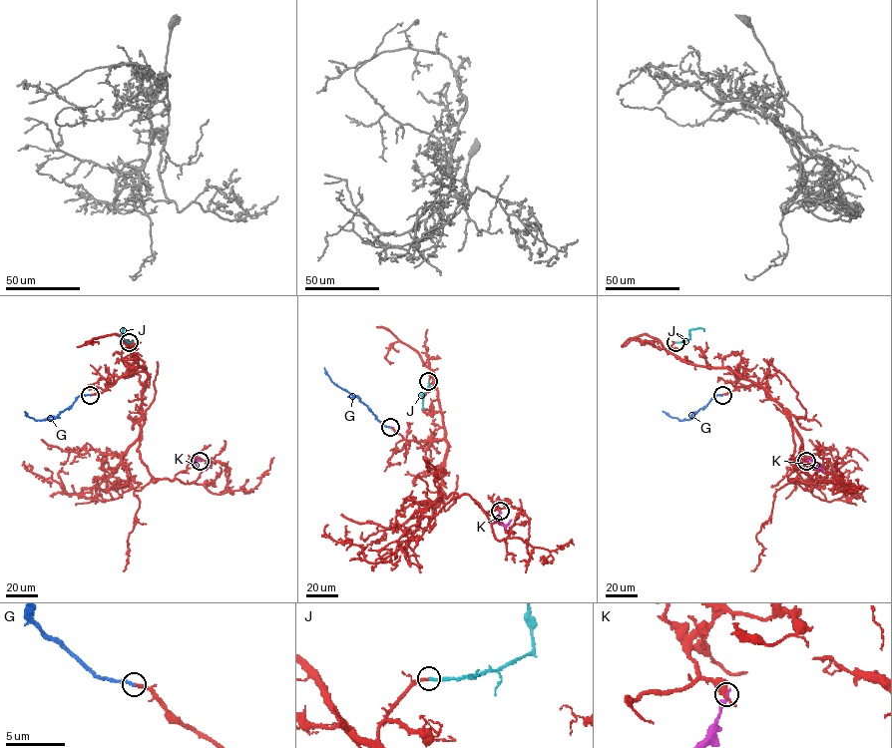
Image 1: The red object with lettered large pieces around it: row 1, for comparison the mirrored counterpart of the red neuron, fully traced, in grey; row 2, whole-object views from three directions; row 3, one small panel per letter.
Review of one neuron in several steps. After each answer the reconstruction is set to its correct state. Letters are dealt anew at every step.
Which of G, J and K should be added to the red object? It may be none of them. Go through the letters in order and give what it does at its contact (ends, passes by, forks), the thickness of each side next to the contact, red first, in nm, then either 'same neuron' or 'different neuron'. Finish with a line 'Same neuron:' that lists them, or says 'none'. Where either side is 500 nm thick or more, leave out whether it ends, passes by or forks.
G: it ends | 240/190 nm | different neuron
J: it ends | 180/190 nm | same neuron
K: 500/240 nm | different neuron
Same neuron: J

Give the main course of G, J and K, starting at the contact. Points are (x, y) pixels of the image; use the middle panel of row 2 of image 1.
G: (390, 427), (380, 422), (359, 398), (335, 384), (324, 367)
J: (429, 381), (427, 389), (420, 395), (421, 409)
K: (500, 512), (495, 520), (506, 525), (511, 520)

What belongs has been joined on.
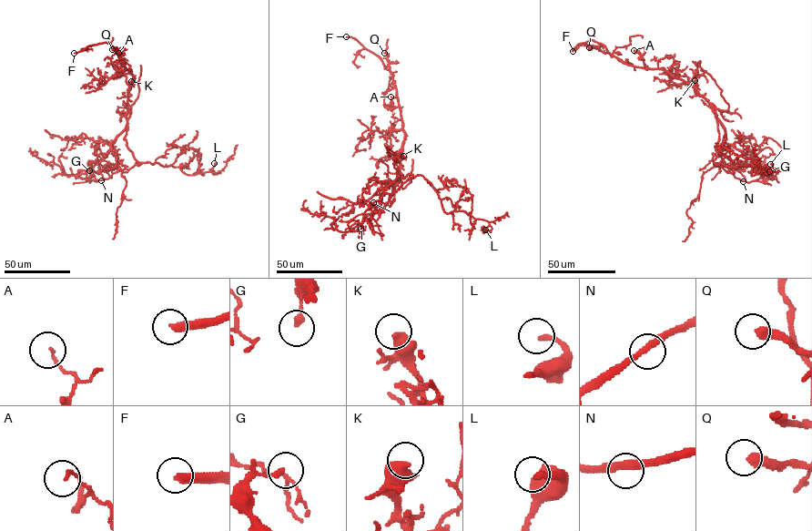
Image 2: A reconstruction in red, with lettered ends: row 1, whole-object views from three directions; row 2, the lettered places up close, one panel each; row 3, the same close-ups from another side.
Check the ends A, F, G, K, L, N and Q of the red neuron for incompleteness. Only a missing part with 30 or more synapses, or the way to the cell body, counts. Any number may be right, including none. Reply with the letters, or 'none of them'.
F, Q

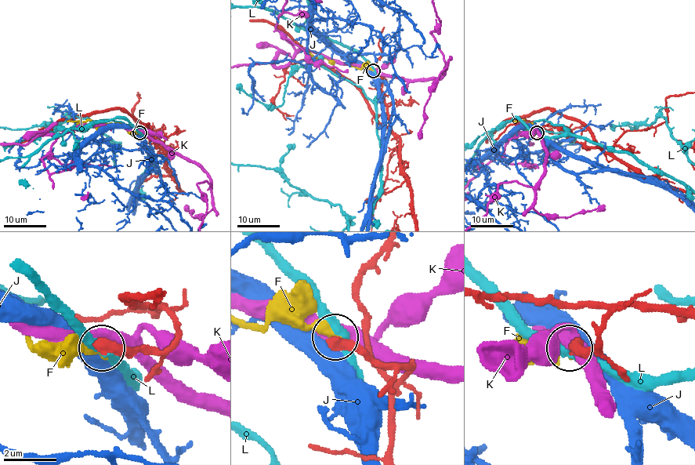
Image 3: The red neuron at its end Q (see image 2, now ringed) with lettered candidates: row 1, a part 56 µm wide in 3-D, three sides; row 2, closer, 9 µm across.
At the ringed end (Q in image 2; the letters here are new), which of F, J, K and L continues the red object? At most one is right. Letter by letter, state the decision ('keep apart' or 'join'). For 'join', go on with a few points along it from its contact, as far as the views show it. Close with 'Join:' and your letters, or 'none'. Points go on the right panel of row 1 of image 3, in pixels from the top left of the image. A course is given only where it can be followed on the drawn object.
F: keep apart
J: keep apart
K: keep apart
L: keep apart
Join: none

